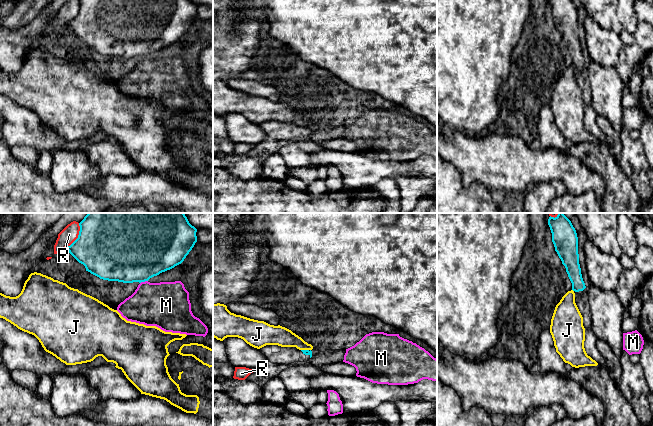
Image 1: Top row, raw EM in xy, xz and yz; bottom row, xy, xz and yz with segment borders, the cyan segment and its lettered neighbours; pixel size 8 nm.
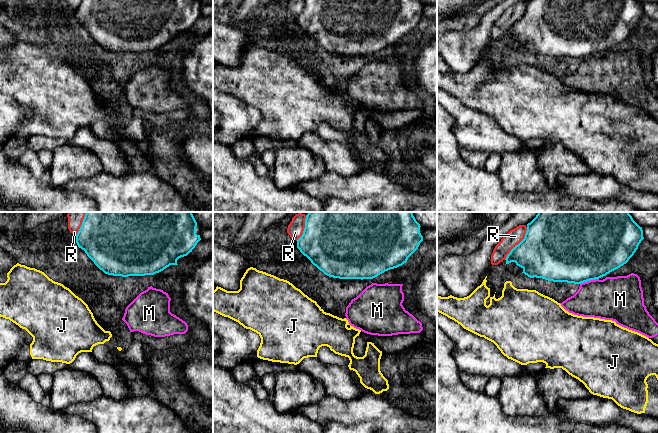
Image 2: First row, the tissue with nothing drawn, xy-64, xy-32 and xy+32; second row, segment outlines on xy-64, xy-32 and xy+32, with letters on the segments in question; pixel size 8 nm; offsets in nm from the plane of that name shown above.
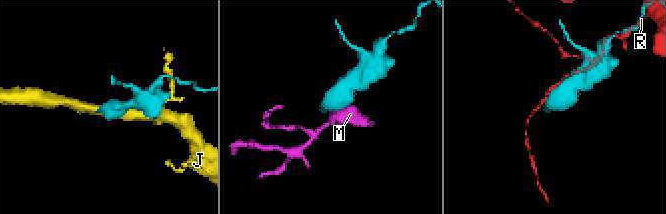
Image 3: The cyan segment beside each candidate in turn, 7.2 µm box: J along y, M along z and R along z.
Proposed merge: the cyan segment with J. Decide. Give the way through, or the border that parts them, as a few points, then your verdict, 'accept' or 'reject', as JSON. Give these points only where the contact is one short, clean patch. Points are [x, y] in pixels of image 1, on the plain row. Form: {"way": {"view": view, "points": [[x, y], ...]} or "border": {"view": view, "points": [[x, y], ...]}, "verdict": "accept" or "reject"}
{"border": {"view": "xz", "points": [[301, 125], [308, 126]]}, "verdict": "reject"}

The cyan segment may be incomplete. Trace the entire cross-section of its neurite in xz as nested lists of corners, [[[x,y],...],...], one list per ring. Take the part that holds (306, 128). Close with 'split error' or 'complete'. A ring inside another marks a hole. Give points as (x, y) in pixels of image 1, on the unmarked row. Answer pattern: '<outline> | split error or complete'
[[[266,121],[259,125],[268,138],[280,141],[289,141],[294,138],[305,138],[312,133],[311,126],[299,126],[296,123],[281,123]]] | split error

